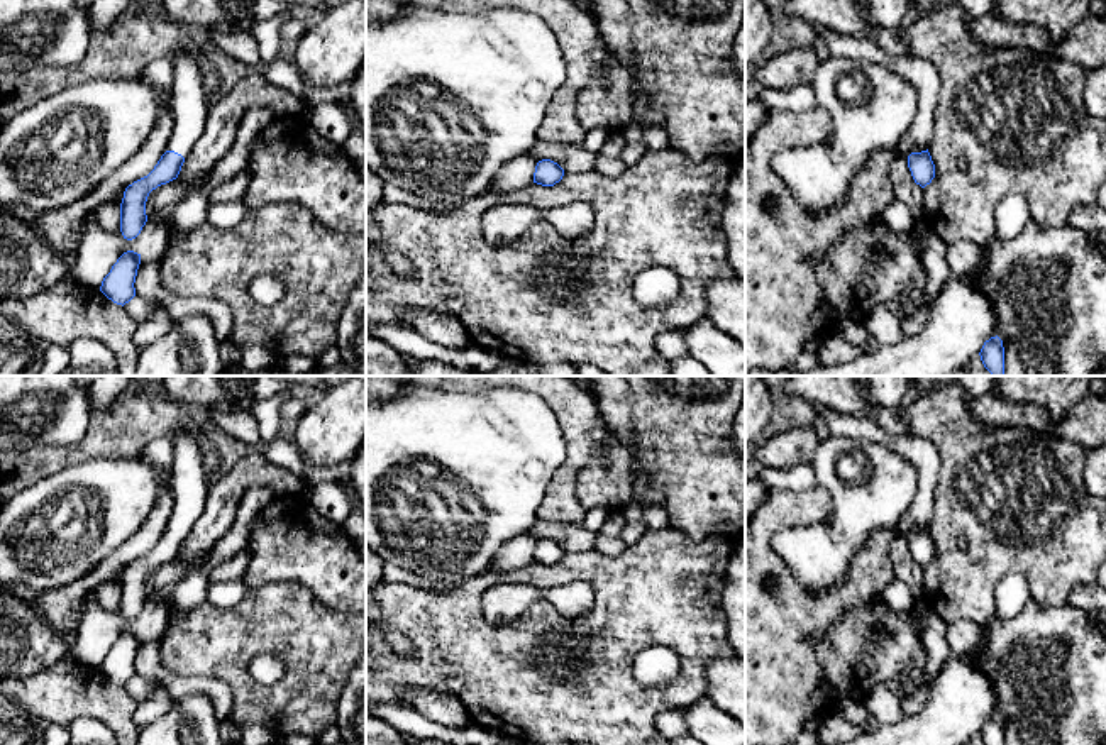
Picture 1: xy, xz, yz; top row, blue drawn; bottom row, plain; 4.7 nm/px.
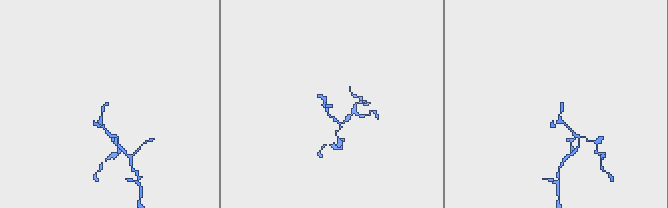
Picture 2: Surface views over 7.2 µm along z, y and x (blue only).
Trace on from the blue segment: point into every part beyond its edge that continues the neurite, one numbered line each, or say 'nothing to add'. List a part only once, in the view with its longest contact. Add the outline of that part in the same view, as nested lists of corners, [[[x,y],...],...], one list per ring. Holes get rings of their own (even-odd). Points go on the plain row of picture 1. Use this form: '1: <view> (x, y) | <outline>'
1: xy (190, 486) | [[[185,430],[171,437],[174,457],[171,461],[173,513],[166,530],[185,538],[202,516],[208,496],[208,479],[203,472],[203,452],[196,439]]]

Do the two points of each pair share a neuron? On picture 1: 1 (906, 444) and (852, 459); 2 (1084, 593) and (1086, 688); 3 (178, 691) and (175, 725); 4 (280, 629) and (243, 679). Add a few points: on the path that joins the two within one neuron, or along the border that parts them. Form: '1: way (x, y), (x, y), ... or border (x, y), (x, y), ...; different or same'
1: border (884, 446), (905, 458), (918, 476); different
2: border (1067, 603), (1088, 615); different
3: border (171, 703), (205, 695), (215, 711); different
4: way (265, 635), (243, 657), (243, 664); same

